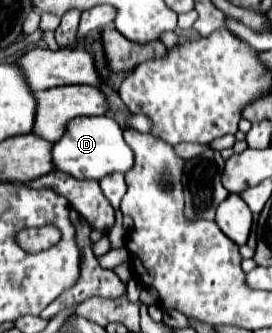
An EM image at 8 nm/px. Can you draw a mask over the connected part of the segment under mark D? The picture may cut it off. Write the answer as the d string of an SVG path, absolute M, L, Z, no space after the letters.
M110 116L74 118L68 124L66 134L56 142L52 150L52 158L58 170L68 172L70 176L80 180L100 180L112 172L126 174L128 170L132 170L132 164L134 164L134 152L126 144L122 136L122 128Z

